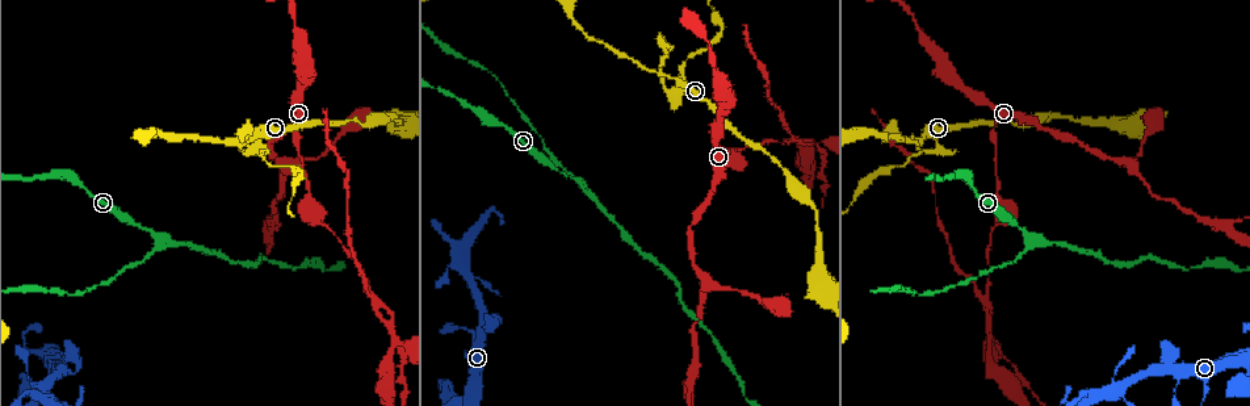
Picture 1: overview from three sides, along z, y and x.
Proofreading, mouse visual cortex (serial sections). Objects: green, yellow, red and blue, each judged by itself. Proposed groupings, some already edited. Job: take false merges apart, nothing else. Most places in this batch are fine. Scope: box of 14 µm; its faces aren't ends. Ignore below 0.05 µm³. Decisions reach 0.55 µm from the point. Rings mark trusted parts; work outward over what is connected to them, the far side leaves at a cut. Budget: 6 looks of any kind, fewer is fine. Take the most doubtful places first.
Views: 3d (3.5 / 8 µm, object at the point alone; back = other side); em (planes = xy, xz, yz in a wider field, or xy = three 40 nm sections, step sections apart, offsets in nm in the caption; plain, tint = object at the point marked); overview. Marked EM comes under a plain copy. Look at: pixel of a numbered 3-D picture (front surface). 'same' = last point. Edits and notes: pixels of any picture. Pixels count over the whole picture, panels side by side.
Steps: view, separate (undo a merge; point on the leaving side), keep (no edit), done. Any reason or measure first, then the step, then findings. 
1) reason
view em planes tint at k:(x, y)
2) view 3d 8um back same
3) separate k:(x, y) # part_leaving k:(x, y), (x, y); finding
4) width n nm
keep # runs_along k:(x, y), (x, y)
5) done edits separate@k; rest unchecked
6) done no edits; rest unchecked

arms part here
view 3d 8um at 1:(792, 137)

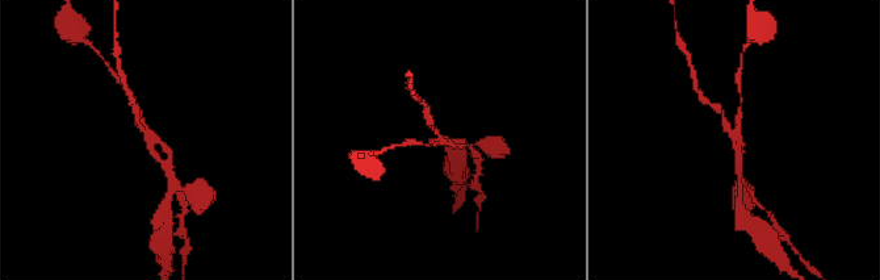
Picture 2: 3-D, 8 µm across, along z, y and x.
shape alone is not enough
view em xy step 5 tint at 2:(734, 130)

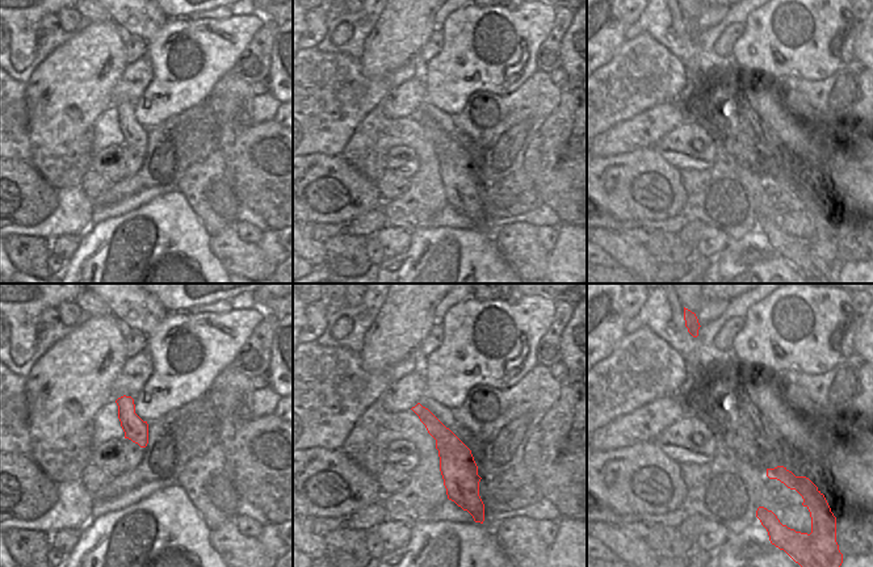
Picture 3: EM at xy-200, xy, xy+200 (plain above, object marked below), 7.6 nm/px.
separate 2:(166, 210) # part_leaving 2:(147, 134), (170, 183); a second cell is stuck on

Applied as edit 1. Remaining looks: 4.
see it whole again
view overview

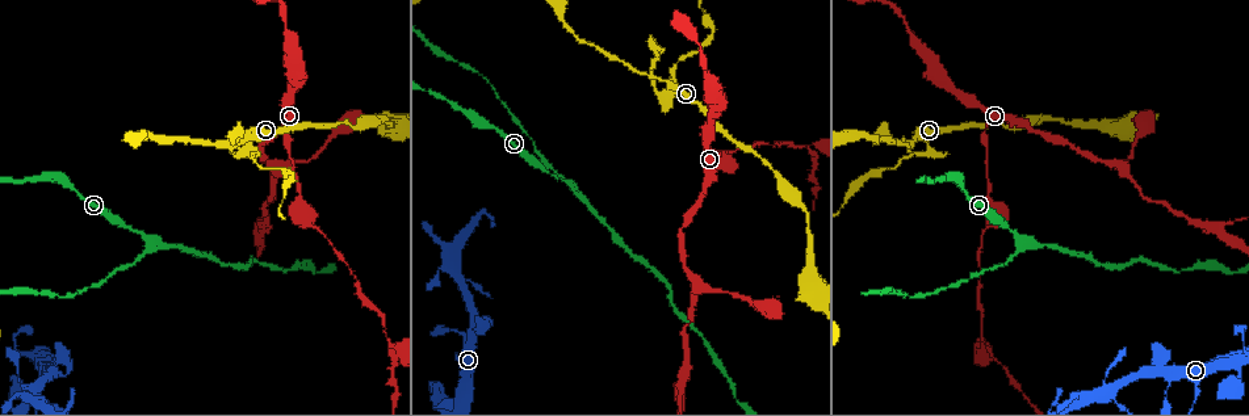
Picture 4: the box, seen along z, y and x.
arms part here
view 3d 3.5um back at 4:(572, 184)

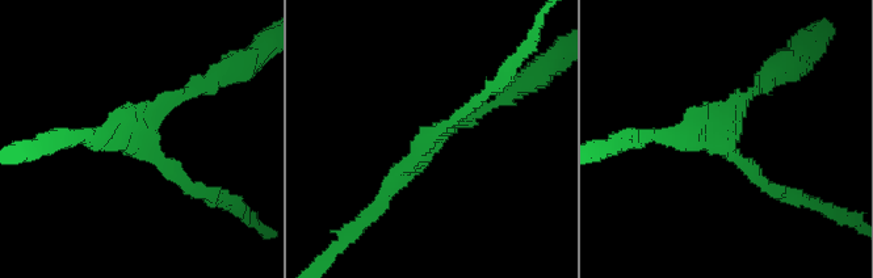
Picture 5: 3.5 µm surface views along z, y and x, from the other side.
arms 3; arm_widths 150, 200, 200 nm
view em xy step 2 tint at 5:(726, 130)

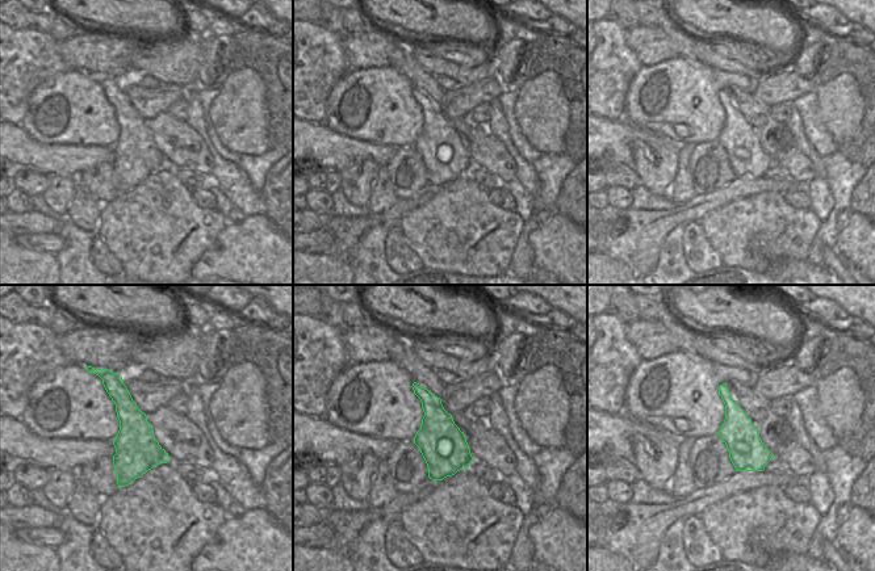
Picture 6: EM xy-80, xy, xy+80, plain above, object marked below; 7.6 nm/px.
view em xy step 3 tint same

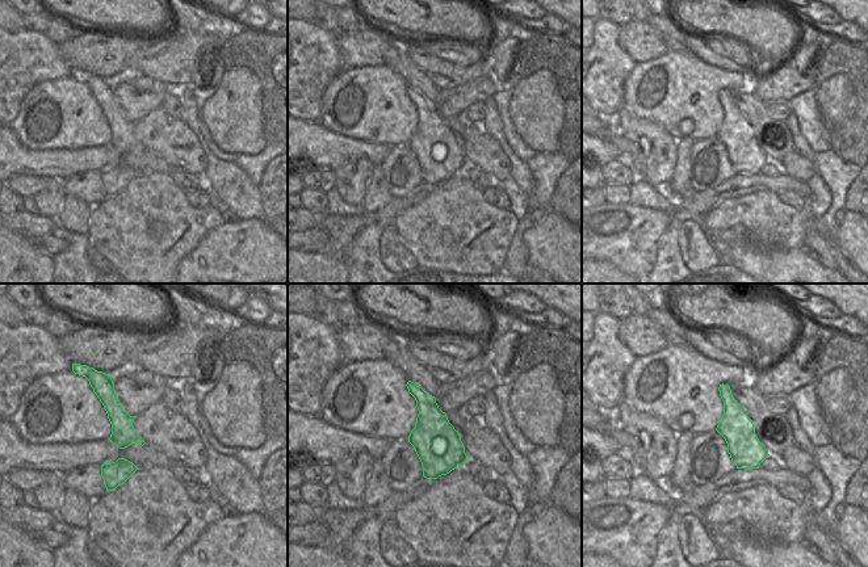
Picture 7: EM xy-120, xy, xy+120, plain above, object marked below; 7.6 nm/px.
keep # runs_along 7:(722, 387), (734, 425), (755, 465); all the same cell

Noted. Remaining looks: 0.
done edits separate@2; rest unchecked

